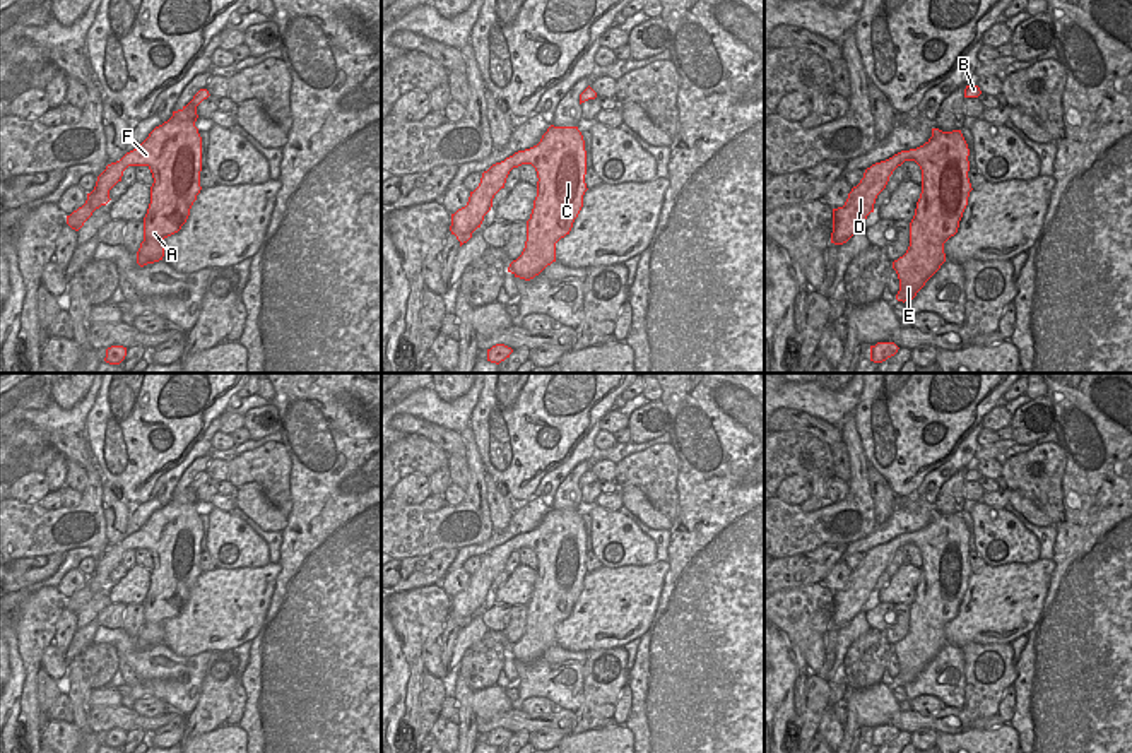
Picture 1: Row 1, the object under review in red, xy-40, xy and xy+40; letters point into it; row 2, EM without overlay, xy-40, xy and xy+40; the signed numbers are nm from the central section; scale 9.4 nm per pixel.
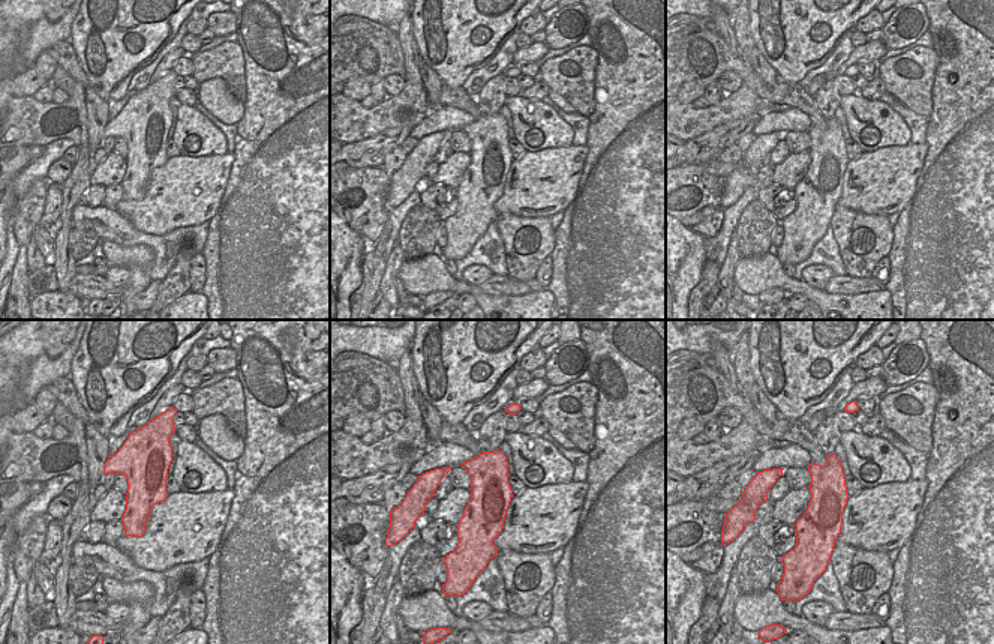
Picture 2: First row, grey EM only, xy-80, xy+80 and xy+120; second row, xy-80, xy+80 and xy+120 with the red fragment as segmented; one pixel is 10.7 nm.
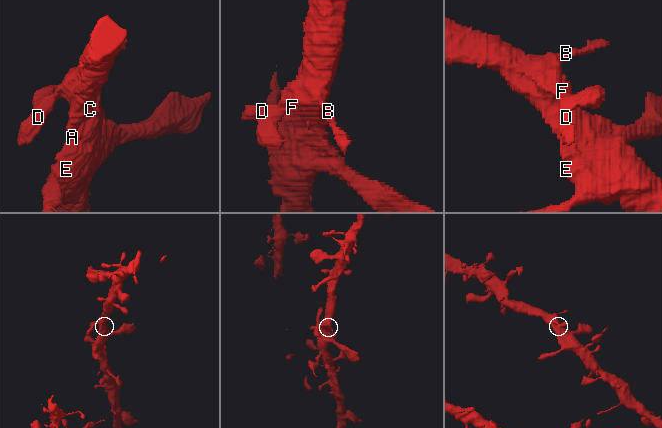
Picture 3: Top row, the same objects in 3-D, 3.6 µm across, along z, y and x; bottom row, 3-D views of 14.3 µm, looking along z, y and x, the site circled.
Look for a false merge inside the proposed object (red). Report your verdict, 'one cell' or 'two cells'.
one cell

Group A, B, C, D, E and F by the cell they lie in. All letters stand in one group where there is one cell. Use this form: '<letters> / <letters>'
A B C D E F

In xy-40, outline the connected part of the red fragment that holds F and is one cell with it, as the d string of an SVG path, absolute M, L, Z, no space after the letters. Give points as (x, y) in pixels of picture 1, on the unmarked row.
M200 472L186 489L173 495L168 505L156 510L137 532L108 548L97 560L94 573L87 577L85 587L67 599L67 608L79 614L96 592L111 584L109 573L121 565L128 549L147 549L154 566L137 647L144 650L162 643L164 623L181 613L202 573L202 520L195 505L197 489L209 479L207 472Z

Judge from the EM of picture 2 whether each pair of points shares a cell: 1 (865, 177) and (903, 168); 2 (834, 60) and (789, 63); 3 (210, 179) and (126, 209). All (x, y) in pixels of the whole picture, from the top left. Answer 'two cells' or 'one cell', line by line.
1: one cell
2: two cells
3: one cell

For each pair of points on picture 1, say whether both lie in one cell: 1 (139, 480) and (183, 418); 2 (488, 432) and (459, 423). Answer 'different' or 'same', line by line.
1: same
2: different

